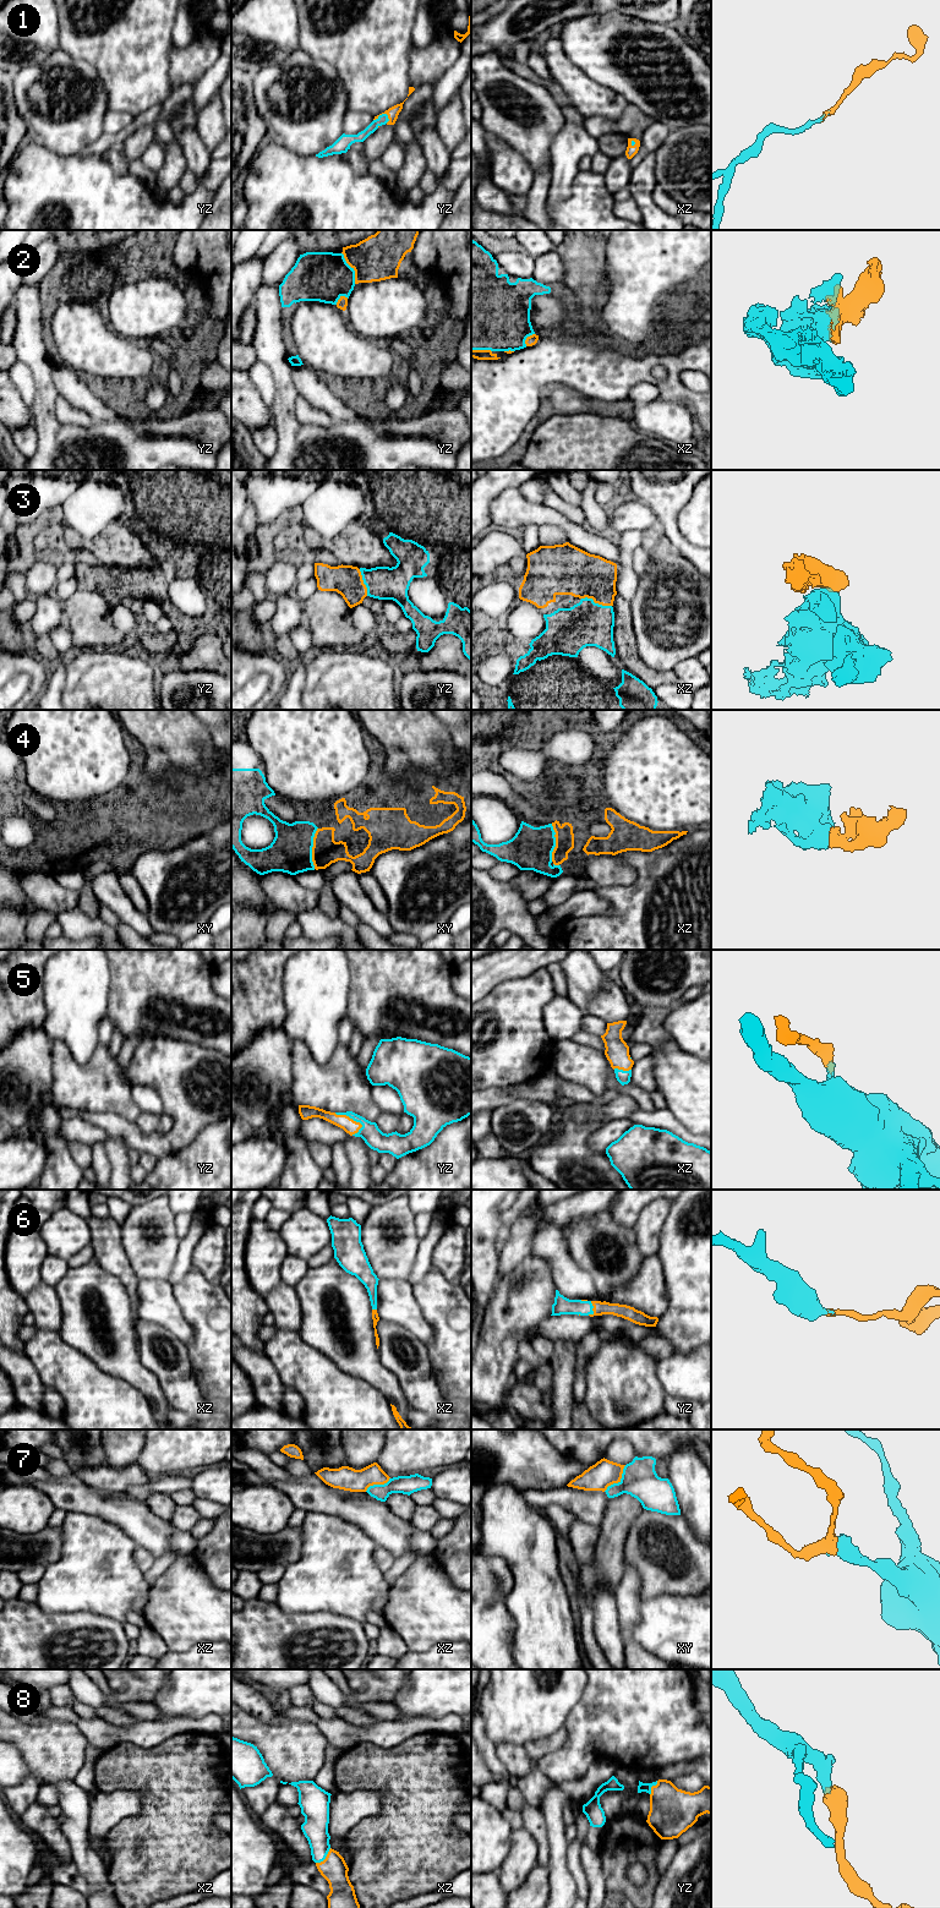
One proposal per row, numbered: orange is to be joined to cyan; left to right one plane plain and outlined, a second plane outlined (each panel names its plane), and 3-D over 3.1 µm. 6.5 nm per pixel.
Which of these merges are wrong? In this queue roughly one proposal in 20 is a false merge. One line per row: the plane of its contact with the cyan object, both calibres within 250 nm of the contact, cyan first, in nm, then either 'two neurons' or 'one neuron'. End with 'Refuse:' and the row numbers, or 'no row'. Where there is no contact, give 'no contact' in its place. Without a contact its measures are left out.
1: contact in yz; calibres 70 and 70 nm; one neuron
2: contact in yz; calibres 320 and 300 nm; one neuron
3: contact in xz; calibres 300 and 300 nm; one neuron
4: contact in xy; calibres 280 and 180 nm; one neuron
5: contact in yz; calibres 140 and 90 nm; one neuron
6: contact in yz; calibres 120 and 90 nm; one neuron
7: contact in xy; calibres 240 and 180 nm; one neuron
8: contact in xz; calibres 160 and 170 nm; one neuron
Refuse: no row

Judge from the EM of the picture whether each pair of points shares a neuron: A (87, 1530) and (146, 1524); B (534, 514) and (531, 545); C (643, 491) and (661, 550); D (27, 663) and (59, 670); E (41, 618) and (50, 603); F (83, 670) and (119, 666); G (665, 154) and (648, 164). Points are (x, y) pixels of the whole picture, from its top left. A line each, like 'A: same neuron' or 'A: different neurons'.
A: different neurons
B: different neurons
C: different neurons
D: different neurons
E: same neuron
F: same neuron
G: different neurons

